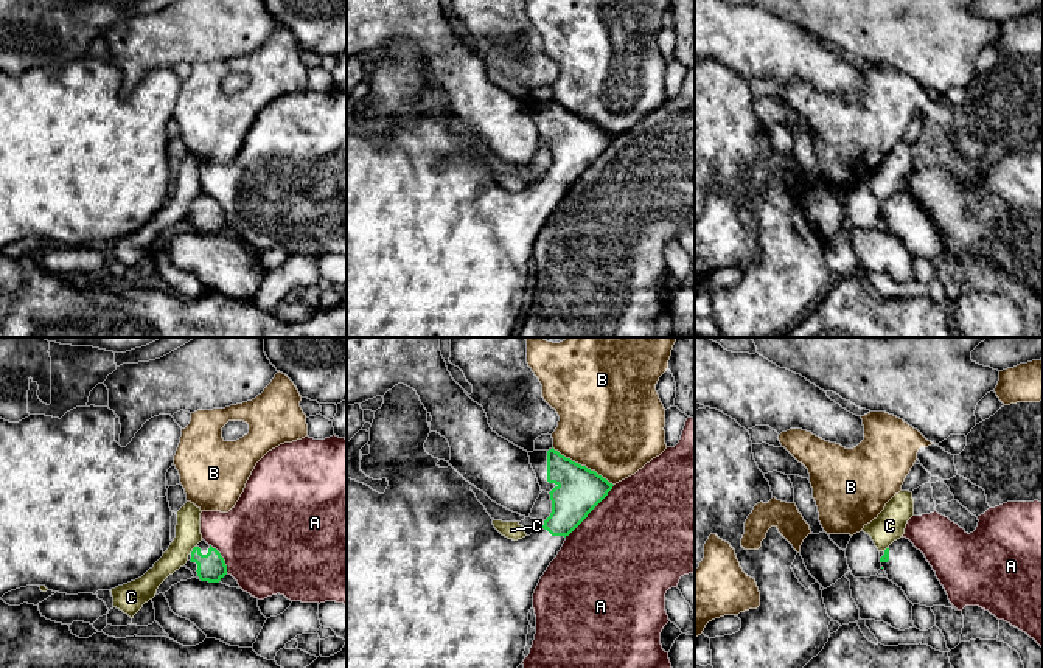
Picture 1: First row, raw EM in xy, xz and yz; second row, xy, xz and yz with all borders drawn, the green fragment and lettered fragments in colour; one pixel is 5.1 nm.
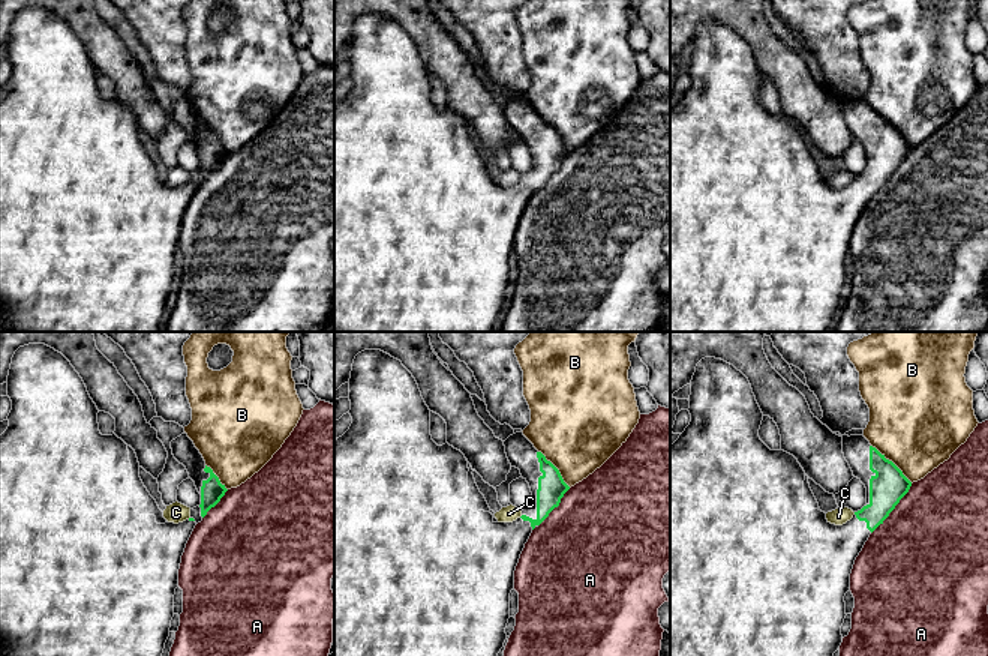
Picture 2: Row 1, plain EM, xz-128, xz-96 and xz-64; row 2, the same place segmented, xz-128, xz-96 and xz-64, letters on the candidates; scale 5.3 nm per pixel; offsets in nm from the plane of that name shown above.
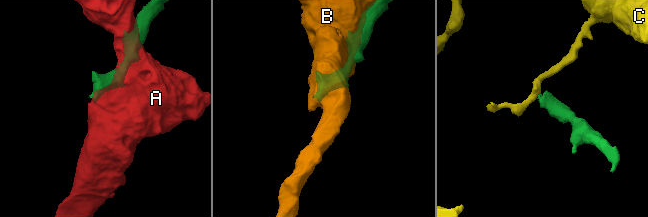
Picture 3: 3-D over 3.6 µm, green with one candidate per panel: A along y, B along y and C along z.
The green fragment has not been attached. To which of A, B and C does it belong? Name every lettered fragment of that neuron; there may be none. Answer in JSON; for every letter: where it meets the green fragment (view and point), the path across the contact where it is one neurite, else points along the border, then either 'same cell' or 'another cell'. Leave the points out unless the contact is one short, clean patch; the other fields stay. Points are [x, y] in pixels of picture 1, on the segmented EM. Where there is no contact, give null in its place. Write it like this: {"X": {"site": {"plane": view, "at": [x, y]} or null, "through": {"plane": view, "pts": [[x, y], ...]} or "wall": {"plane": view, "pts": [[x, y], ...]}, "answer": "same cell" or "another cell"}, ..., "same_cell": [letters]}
{"A": {"site": {"plane": "xz", "at": [591, 510]}, "answer": "another cell"}, "B": {"site": {"plane": "xz", "at": [583, 466]}, "answer": "another cell"}, "C": {"site": {"plane": "xy", "at": [193, 549]}, "answer": "another cell"}, "same_cell": []}

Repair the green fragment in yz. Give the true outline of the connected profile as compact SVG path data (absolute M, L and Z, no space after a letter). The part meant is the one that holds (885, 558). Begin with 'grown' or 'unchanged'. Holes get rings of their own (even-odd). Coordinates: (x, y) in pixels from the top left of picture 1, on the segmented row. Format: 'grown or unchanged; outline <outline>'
grown; outline M909 539L894 541L884 550L880 562L888 579L897 584L912 604L956 609L925 555Z

